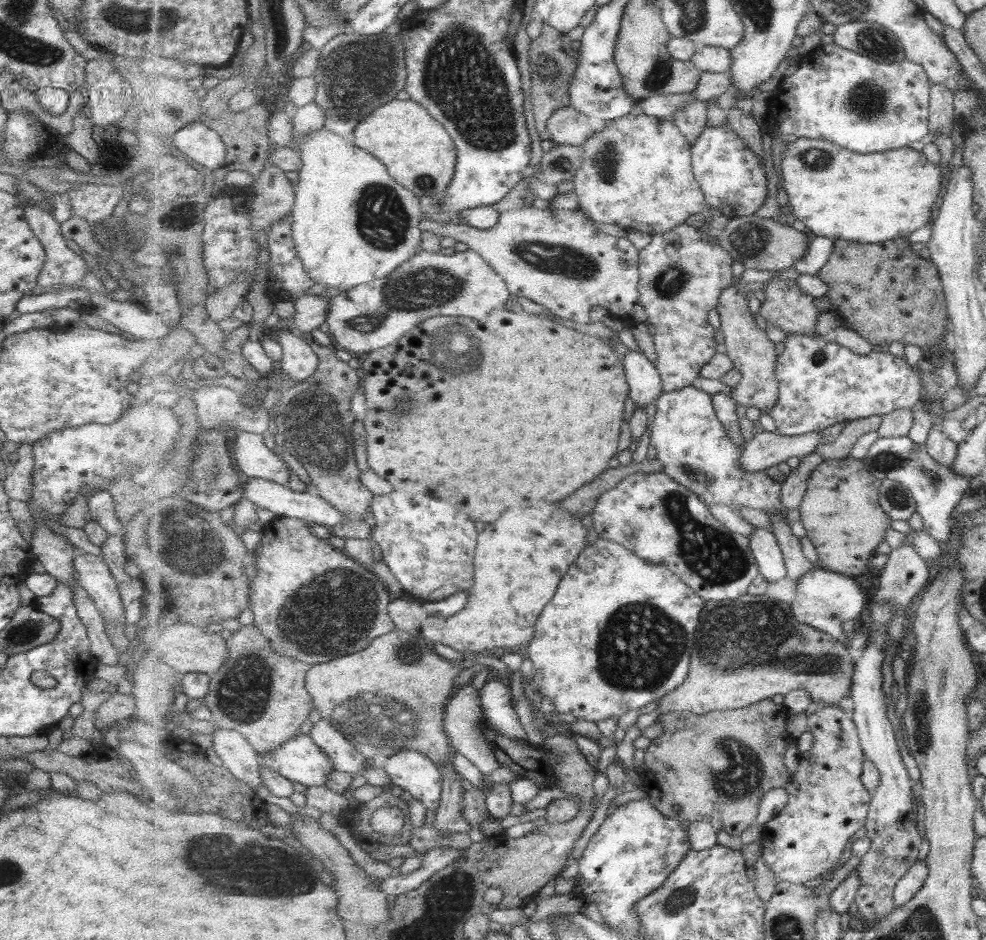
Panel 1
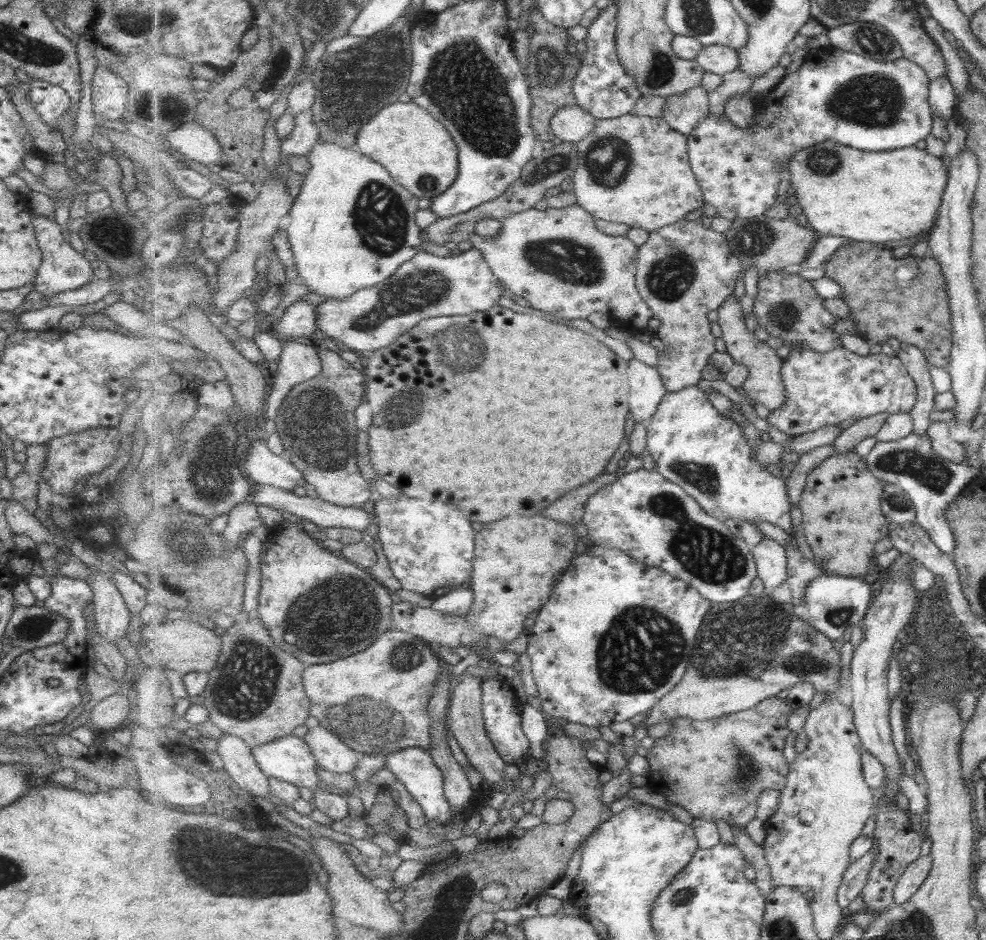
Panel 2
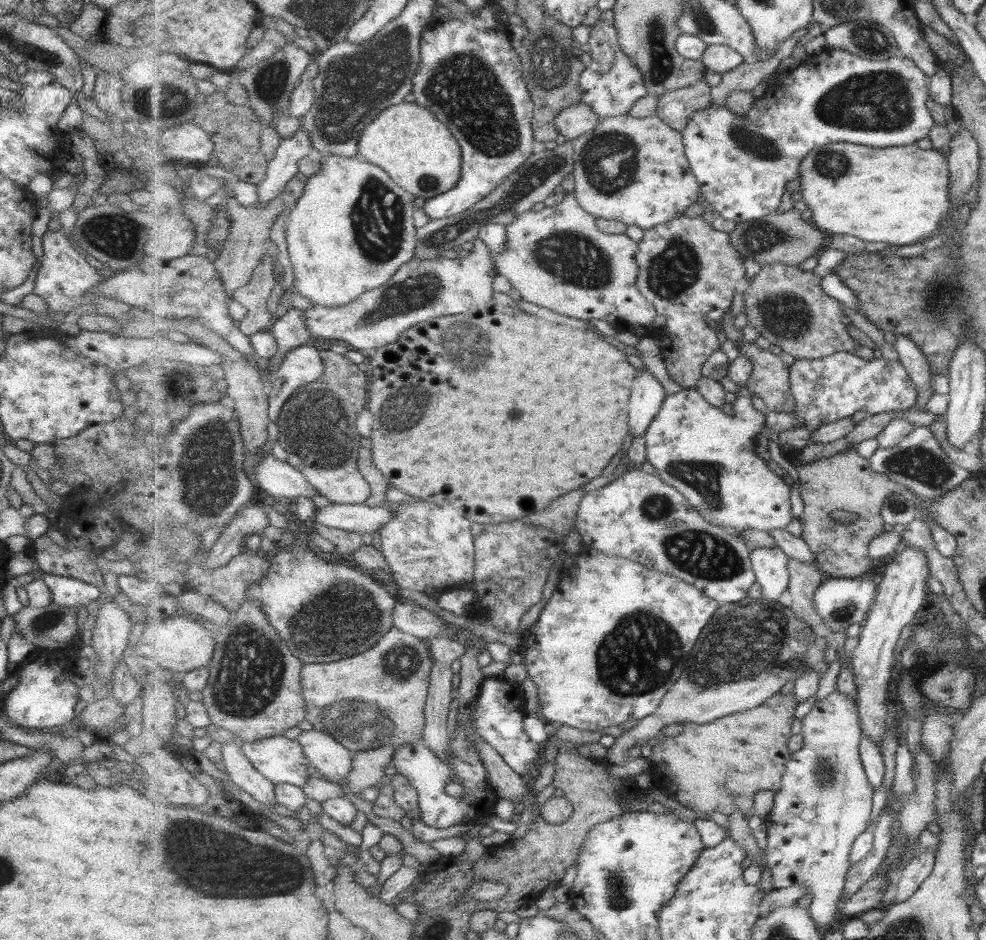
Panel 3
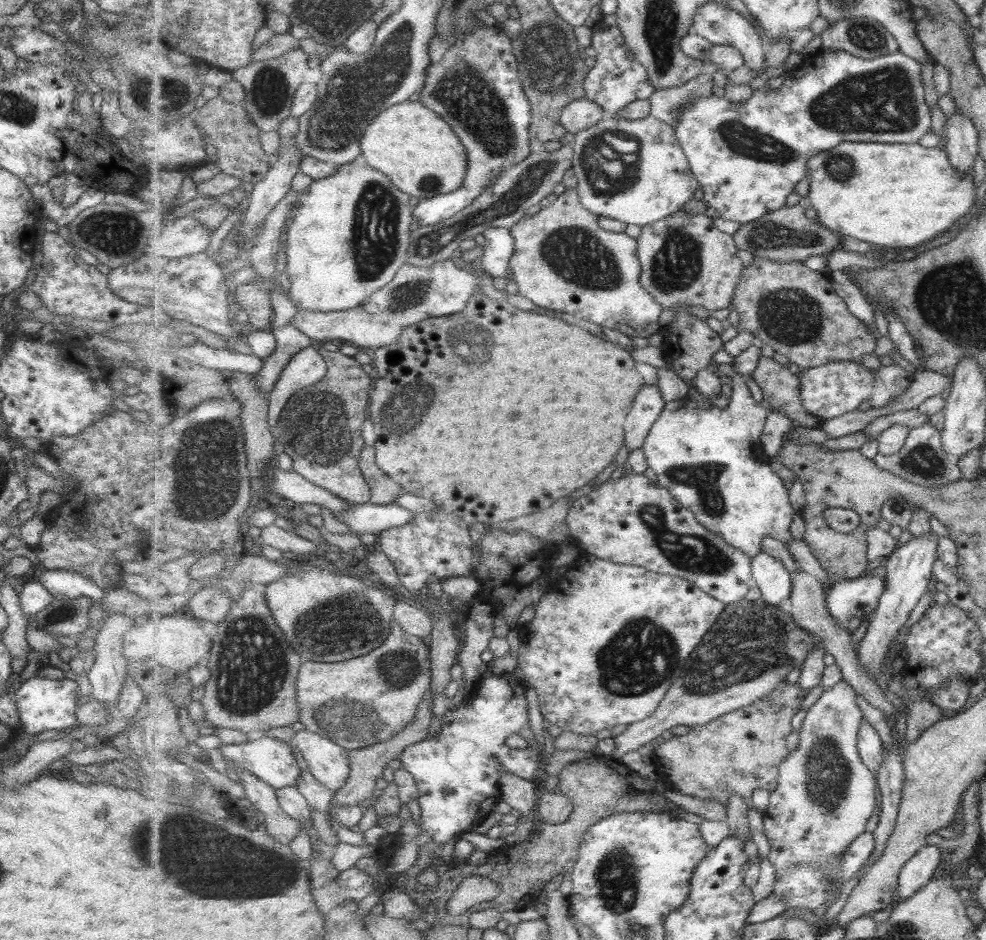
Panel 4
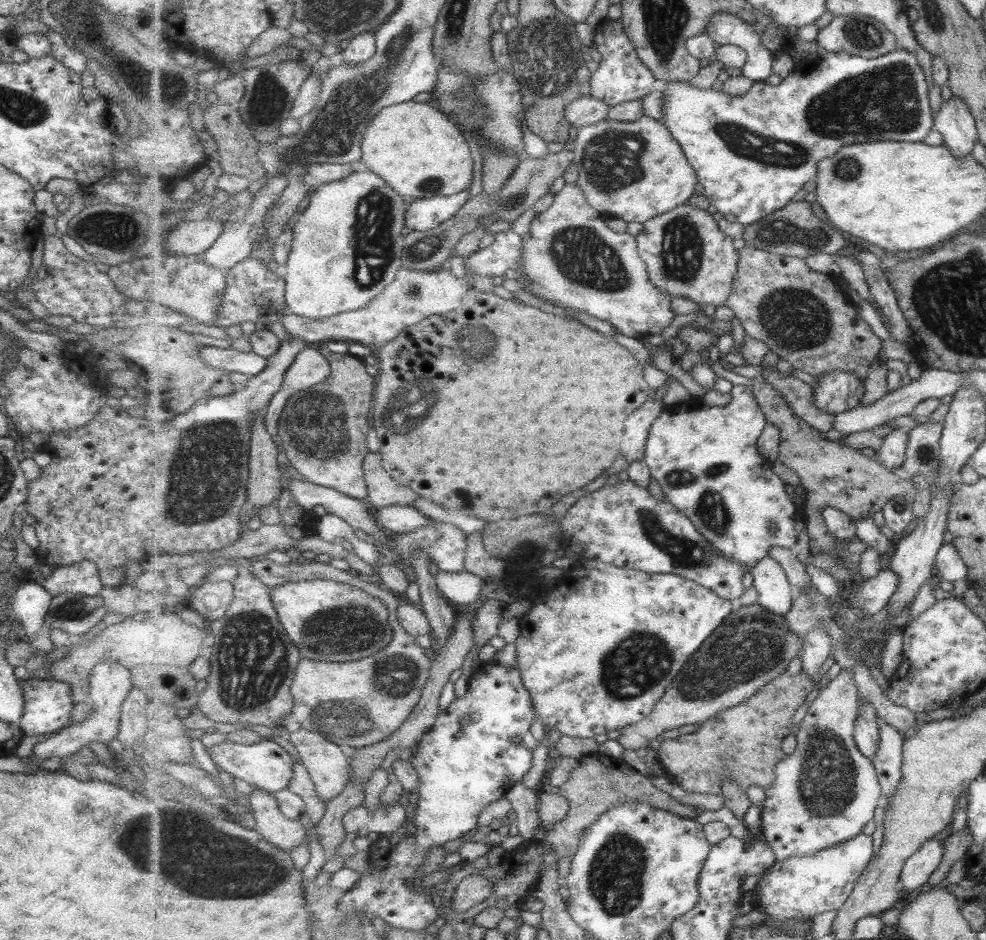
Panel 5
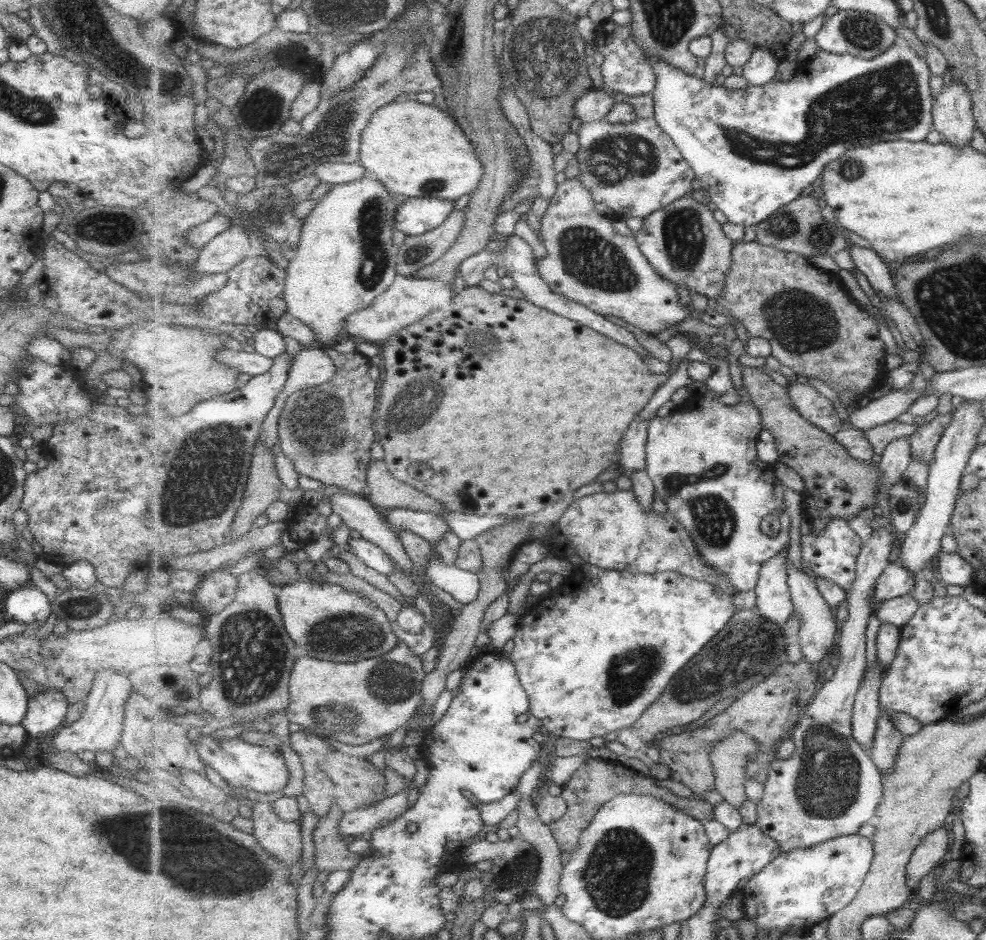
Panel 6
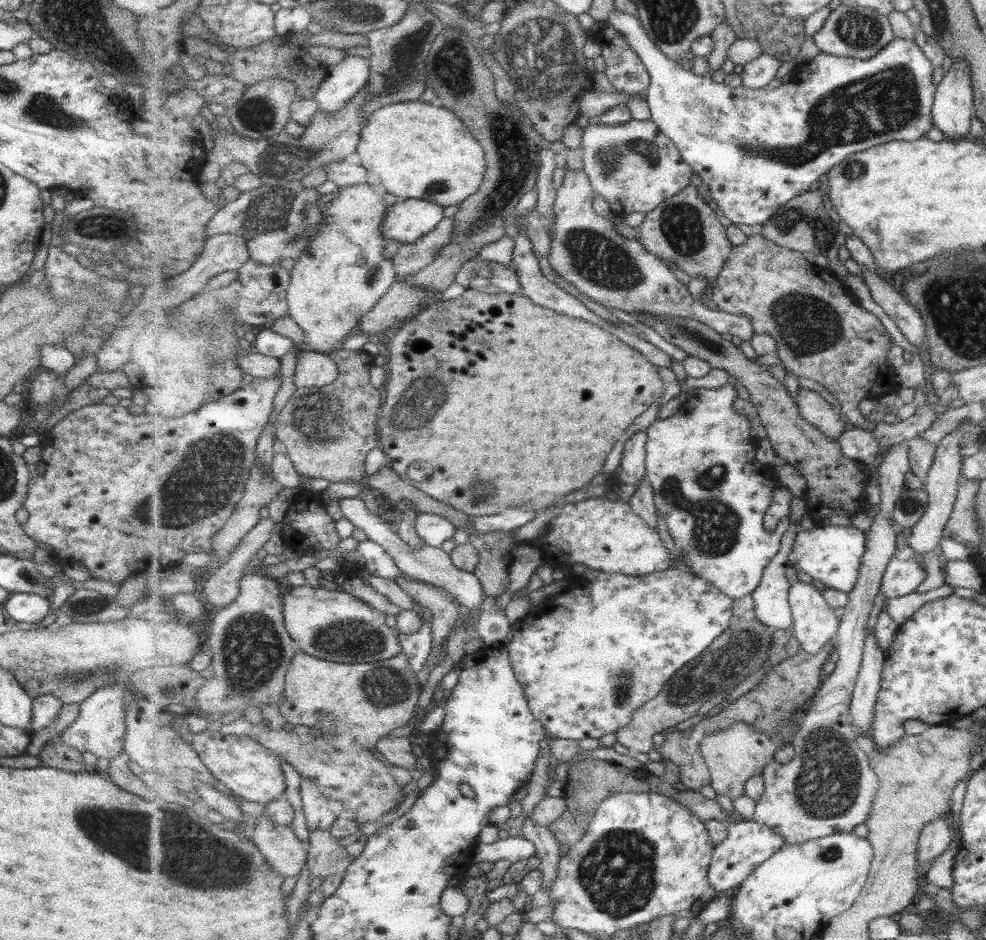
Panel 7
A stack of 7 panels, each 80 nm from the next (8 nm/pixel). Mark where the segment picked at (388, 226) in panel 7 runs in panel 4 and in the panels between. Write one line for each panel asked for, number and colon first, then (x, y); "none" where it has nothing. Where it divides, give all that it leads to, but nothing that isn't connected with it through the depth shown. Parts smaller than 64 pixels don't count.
4: (474, 83)
5: (423, 214)
6: (417, 216)

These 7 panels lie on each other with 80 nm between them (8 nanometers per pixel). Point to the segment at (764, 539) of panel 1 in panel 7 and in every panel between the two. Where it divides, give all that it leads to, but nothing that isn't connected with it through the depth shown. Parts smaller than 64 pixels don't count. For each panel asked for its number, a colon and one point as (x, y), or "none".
2: (771, 558)
3: (770, 563)
4: (771, 575)
5: (777, 593)
6: (775, 602)
7: (772, 597)

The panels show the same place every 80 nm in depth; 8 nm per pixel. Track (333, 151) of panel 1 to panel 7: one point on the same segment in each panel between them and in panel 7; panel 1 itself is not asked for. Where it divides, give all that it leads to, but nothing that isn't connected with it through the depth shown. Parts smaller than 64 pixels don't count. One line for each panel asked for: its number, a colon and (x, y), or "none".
2: (352, 226)
3: (351, 230)
4: (351, 233)
5: (347, 245)
6: (347, 257)
7: (343, 274)

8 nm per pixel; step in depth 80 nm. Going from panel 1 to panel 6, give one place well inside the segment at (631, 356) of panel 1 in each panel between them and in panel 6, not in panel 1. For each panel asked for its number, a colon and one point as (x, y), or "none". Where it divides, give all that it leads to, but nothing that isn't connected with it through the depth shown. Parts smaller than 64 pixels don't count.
2: (647, 390)
3: (648, 396)
4: (649, 406)
5: (638, 428)
6: (633, 447)

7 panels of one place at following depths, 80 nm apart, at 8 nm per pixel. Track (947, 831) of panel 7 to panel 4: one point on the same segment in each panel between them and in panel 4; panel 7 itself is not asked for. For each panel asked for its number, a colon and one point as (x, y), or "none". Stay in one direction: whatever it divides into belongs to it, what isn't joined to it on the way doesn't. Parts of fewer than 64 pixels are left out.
4: (922, 867)
5: (917, 871)
6: (933, 851)

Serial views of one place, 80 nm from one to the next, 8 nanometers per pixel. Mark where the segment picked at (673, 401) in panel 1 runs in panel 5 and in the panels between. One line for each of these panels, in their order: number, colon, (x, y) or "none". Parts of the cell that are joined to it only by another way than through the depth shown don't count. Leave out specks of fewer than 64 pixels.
2: (693, 445)
3: (710, 457)
4: (712, 460)
5: (708, 463)

